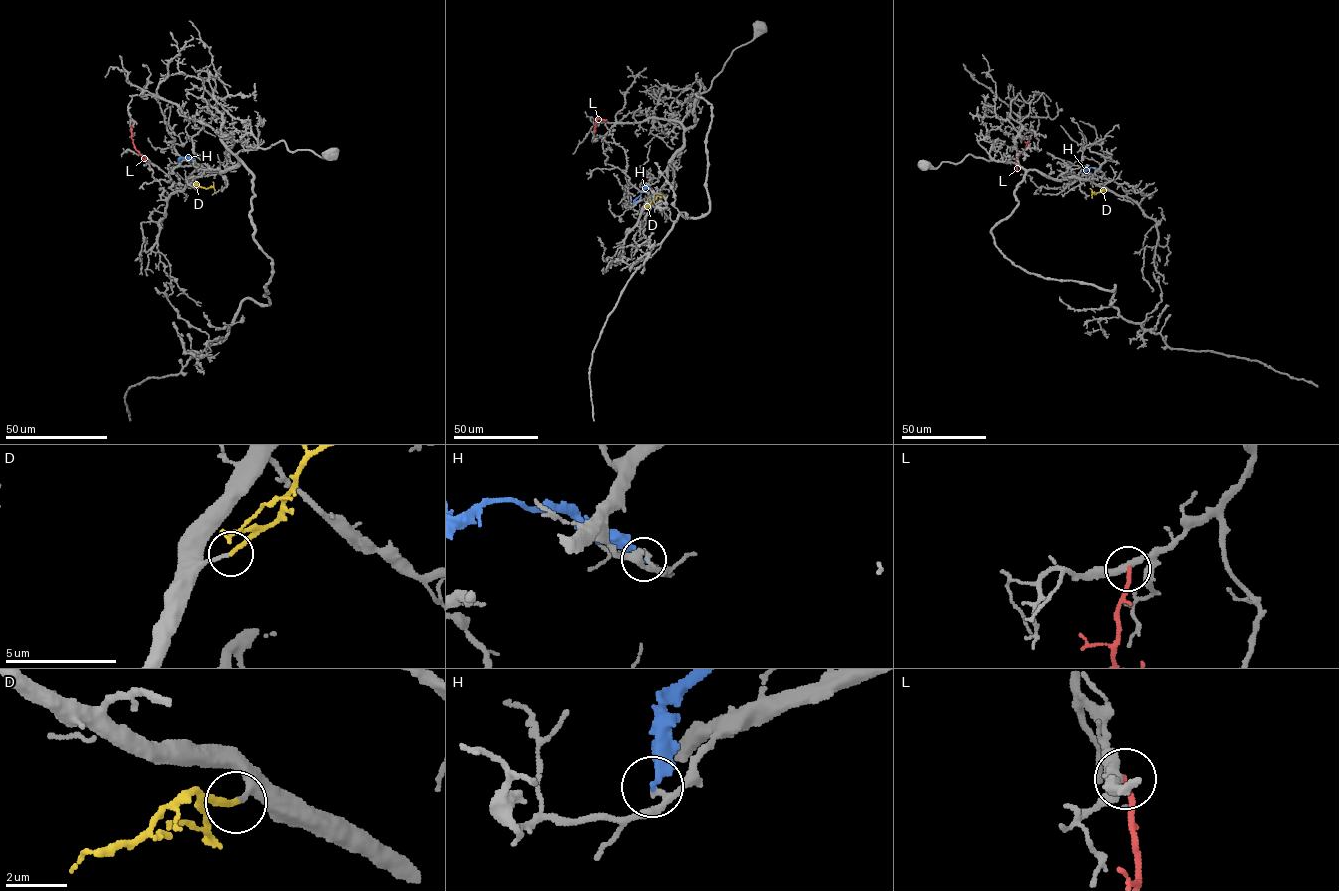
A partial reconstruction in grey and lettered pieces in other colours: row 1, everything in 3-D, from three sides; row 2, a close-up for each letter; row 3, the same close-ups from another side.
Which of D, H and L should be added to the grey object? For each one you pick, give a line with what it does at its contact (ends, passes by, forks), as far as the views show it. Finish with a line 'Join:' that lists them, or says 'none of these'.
D: it ends there
Join: D

